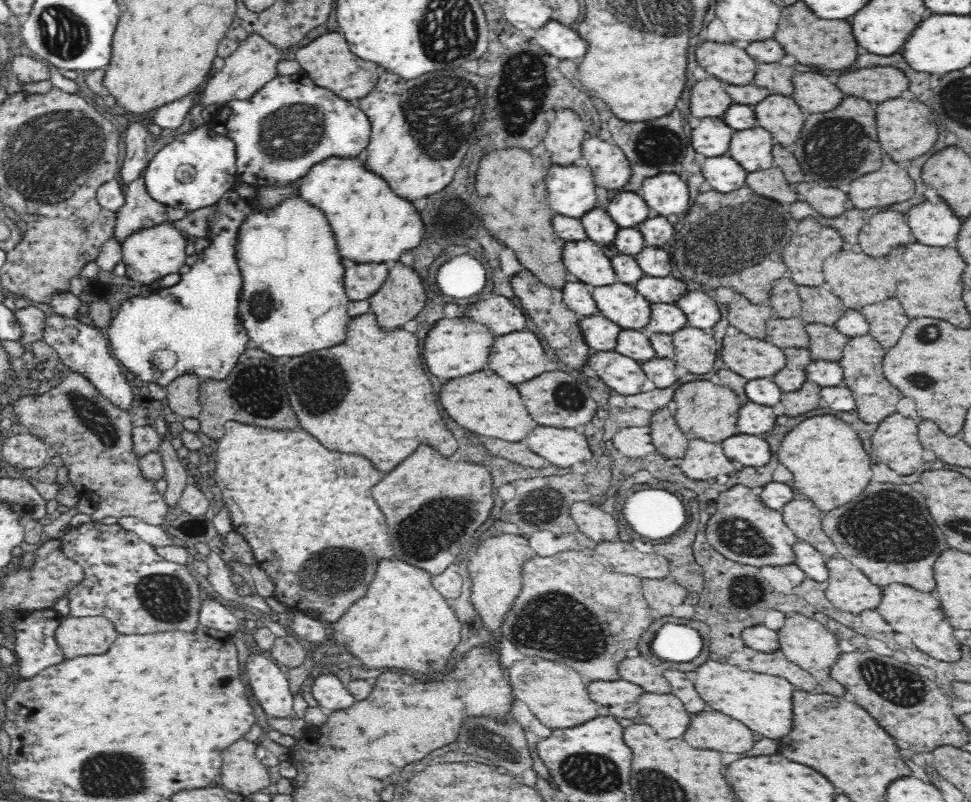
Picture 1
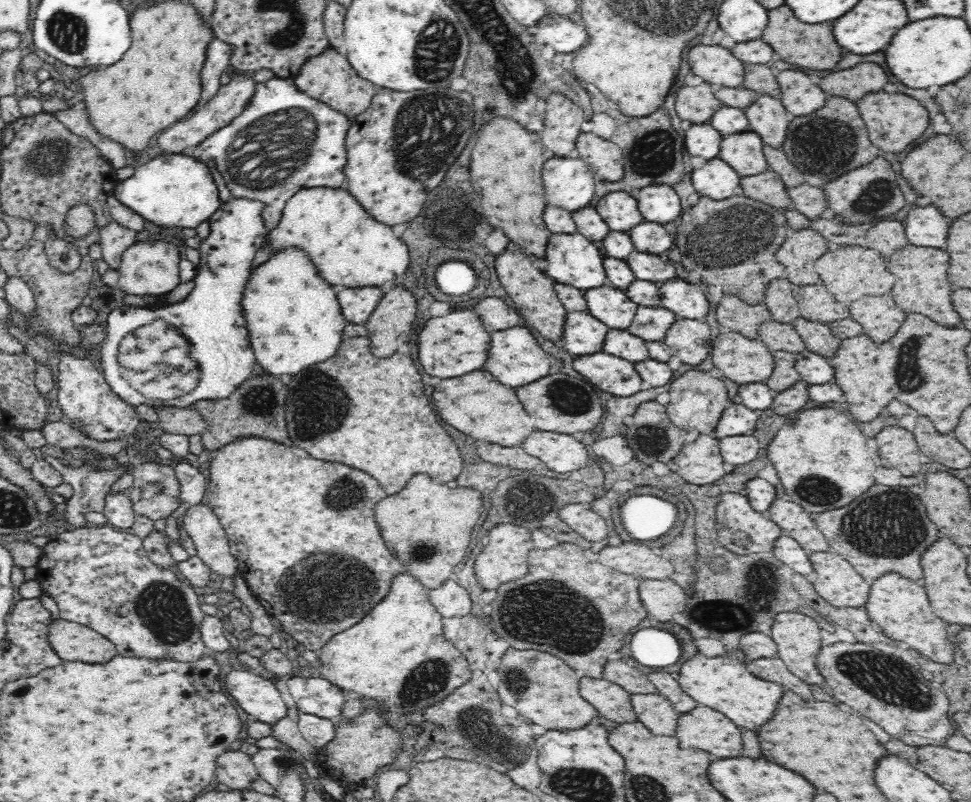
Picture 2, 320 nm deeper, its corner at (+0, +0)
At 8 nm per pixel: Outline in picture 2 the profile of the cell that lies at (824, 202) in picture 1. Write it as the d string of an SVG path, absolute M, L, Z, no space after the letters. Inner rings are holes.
M802 183L787 188L787 193L794 202L794 208L808 218L818 218L828 208L828 199L822 185Z

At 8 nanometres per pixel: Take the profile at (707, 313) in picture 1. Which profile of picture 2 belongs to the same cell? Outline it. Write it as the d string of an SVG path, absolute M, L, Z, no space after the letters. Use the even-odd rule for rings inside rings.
M679 277L662 282L661 306L674 312L678 319L702 320L710 312L710 304L702 287Z

